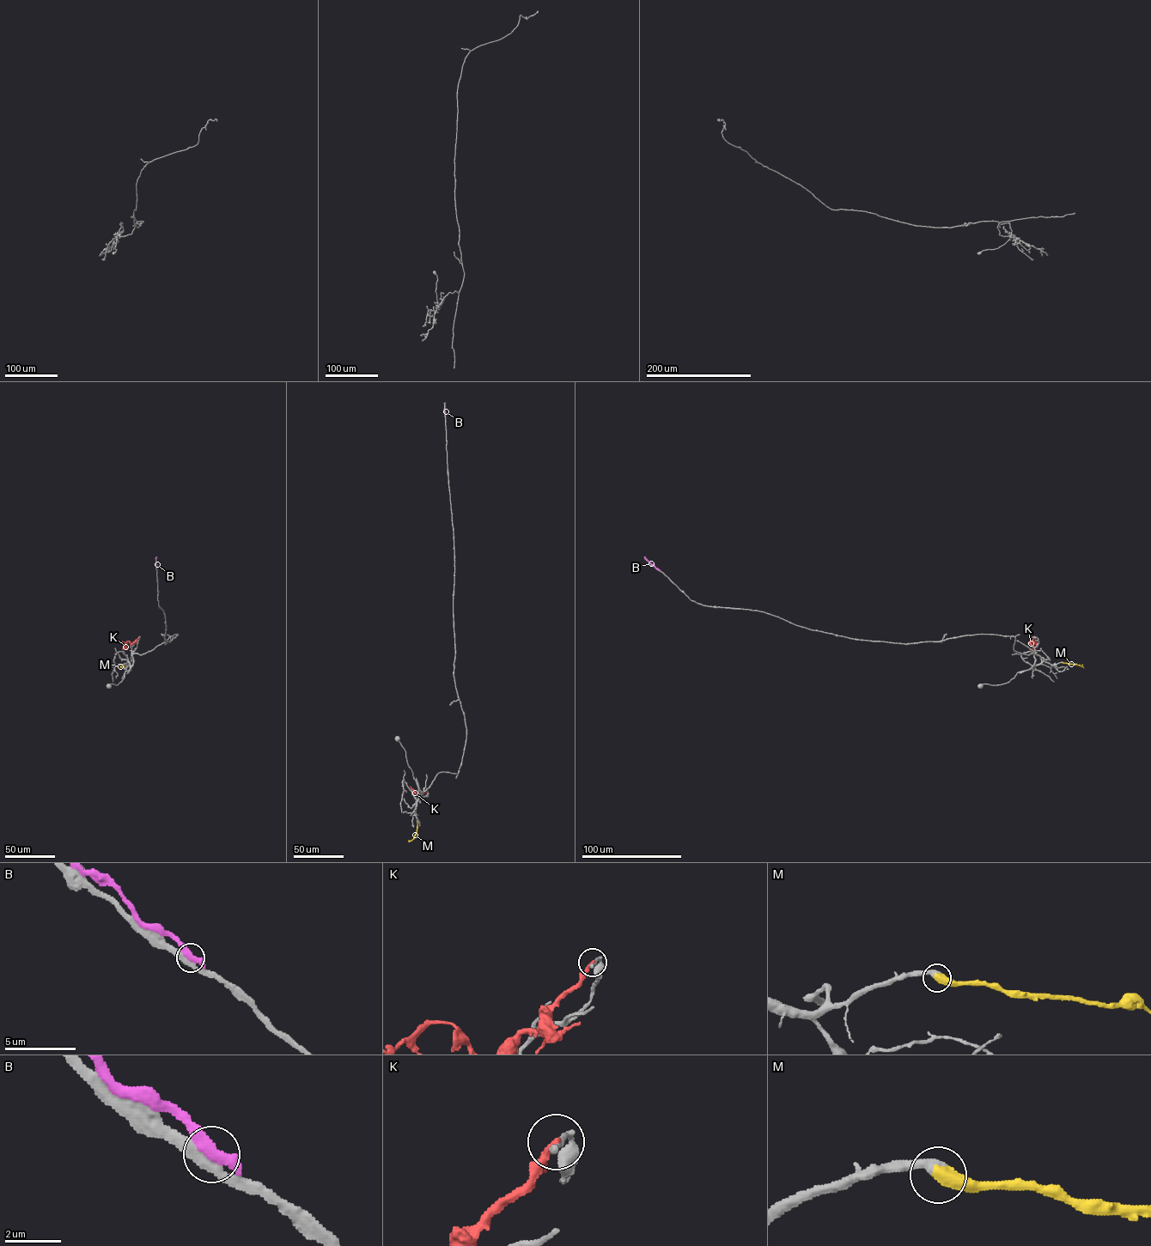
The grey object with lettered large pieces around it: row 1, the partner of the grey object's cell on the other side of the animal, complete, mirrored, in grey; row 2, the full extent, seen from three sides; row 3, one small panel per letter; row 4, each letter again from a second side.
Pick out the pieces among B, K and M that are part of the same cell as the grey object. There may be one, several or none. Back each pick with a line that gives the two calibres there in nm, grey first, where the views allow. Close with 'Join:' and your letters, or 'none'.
M: Thickness 440 nm (grey) against 550 nm
Join: M

